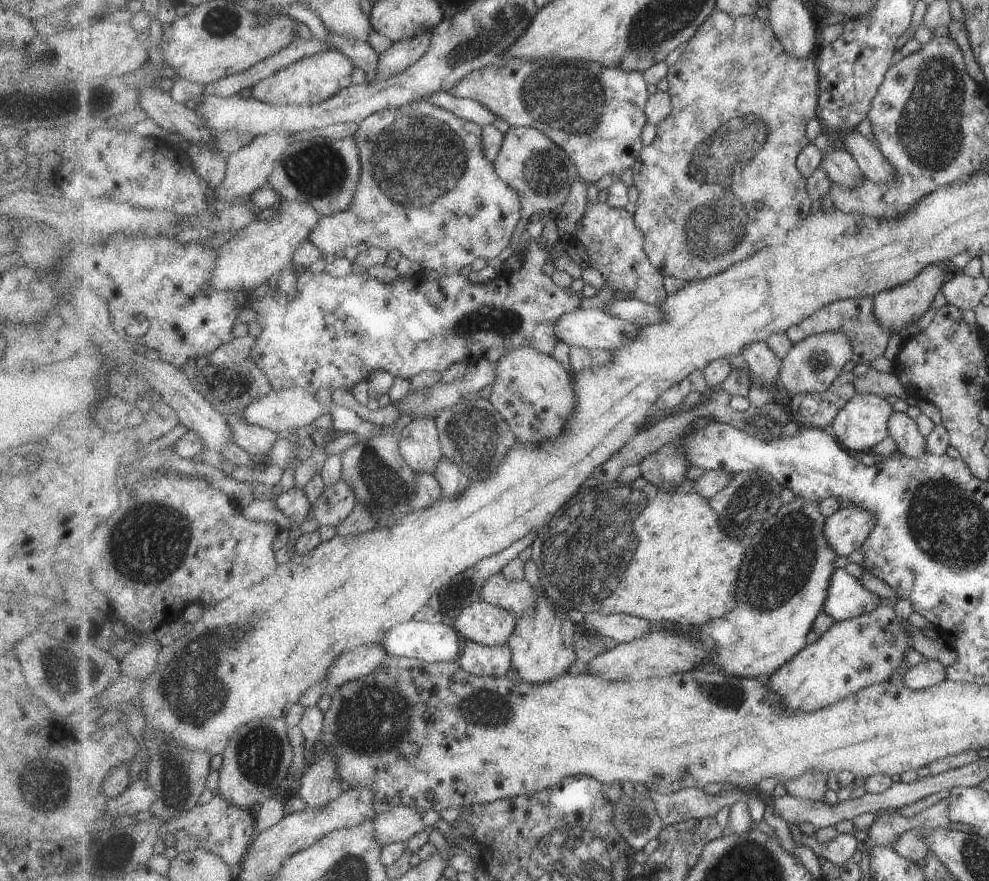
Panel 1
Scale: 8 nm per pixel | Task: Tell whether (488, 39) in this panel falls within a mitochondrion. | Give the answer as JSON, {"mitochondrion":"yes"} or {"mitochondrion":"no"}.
{"mitochondrion":"yes"}

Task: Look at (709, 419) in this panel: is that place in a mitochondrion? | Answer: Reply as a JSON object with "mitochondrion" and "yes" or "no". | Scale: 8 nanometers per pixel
{"mitochondrion":"no"}

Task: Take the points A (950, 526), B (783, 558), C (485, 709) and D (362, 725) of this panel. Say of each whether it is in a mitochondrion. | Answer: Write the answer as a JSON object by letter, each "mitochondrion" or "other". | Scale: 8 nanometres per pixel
{"A":"mitochondrion","B":"mitochondrion","C":"mitochondrion","D":"mitochondrion"}

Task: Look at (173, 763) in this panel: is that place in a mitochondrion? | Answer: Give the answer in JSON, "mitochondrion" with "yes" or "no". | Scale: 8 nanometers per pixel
{"mitochondrion":"no"}

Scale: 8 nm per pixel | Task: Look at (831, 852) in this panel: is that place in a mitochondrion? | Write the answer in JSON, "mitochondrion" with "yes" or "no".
{"mitochondrion":"no"}

